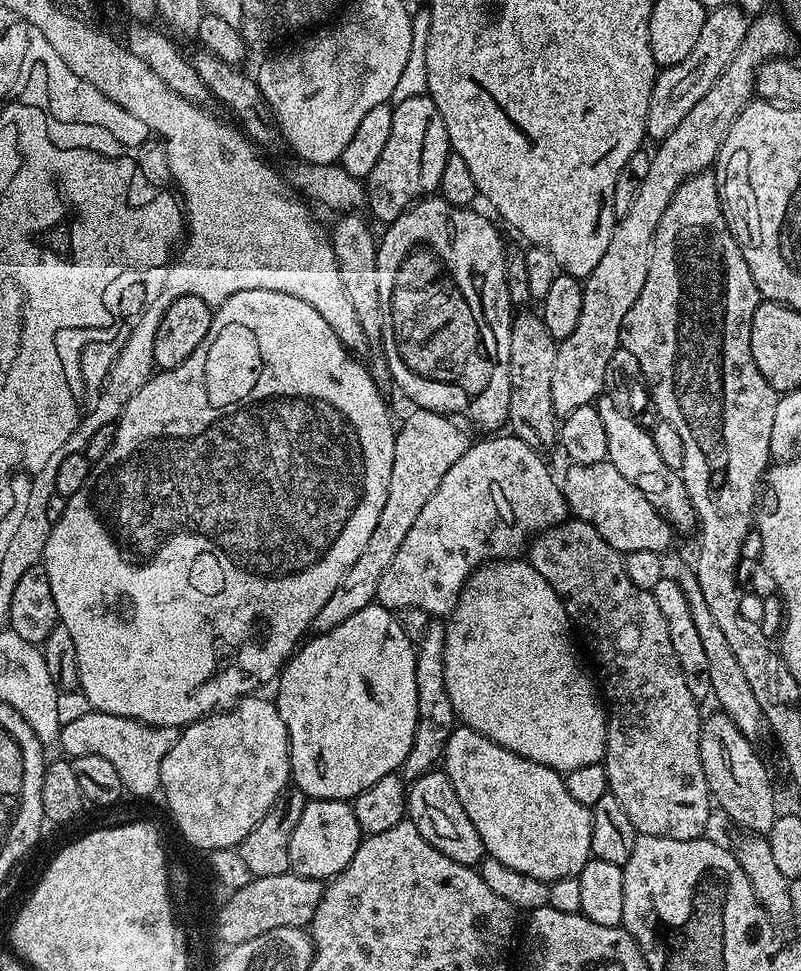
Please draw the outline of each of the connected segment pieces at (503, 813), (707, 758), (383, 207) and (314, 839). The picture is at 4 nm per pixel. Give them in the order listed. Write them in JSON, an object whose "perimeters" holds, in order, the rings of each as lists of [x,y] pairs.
{"perimeters":[[[[463,726],[453,727],[446,742],[442,771],[450,778],[454,794],[458,794],[458,802],[462,802],[462,810],[466,810],[470,822],[474,822],[474,828],[484,843],[485,853],[491,859],[510,866],[510,870],[522,870],[522,874],[530,874],[530,878],[545,882],[567,876],[579,877],[582,866],[586,866],[592,856],[592,810],[570,798],[561,773],[530,758],[522,758],[472,728]]],[[[716,710],[703,717],[700,726],[700,757],[702,770],[706,774],[708,789],[713,797],[718,796],[724,805],[723,811],[731,821],[742,824],[743,829],[756,834],[766,834],[778,815],[776,796],[772,793],[772,780],[768,770],[760,761],[753,741],[723,710]]],[[[425,94],[395,104],[390,139],[366,178],[366,208],[372,211],[371,219],[381,220],[384,226],[393,224],[416,201],[433,195],[442,182],[442,170],[449,154],[446,122],[442,122],[442,114],[438,114],[431,96]]],[[[309,799],[302,810],[302,818],[298,818],[294,834],[290,836],[288,867],[295,875],[327,882],[350,866],[361,839],[358,818],[349,801]]]]}

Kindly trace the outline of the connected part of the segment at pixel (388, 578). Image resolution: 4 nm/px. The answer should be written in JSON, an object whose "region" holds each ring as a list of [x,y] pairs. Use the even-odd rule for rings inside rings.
{"region":[[[492,434],[484,438],[488,440],[480,440],[477,444],[476,441],[469,443],[466,454],[462,454],[462,458],[458,458],[458,462],[454,462],[454,466],[446,470],[442,482],[438,482],[438,490],[434,490],[426,506],[418,510],[418,518],[414,518],[410,534],[402,538],[398,554],[394,554],[390,566],[382,574],[375,603],[389,610],[414,607],[421,608],[432,618],[447,617],[456,607],[456,599],[460,597],[468,577],[485,559],[488,528],[493,528],[496,532],[535,533],[537,530],[552,528],[555,524],[563,524],[569,519],[570,509],[568,499],[564,497],[564,489],[557,477],[556,480],[552,477],[547,462],[535,452],[537,449],[523,435],[500,435],[504,434]]]}

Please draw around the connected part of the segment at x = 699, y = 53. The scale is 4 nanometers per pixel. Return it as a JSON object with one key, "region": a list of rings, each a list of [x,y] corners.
{"region":[[[731,3],[711,9],[702,26],[702,34],[698,34],[698,42],[694,42],[694,50],[690,50],[689,56],[682,58],[678,66],[657,71],[648,111],[647,135],[651,139],[653,136],[653,141],[659,142],[669,136],[678,126],[678,122],[682,122],[682,118],[690,114],[694,102],[702,102],[702,94],[706,94],[706,90],[710,90],[710,86],[718,82],[718,74],[722,74],[730,58],[738,54],[738,46],[742,46],[742,38],[746,38],[749,23],[749,13],[743,8],[733,8]]]}

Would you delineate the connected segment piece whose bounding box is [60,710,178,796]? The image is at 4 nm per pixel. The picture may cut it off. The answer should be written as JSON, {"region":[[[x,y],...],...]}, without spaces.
{"region":[[[87,711],[61,727],[60,740],[63,751],[72,758],[82,756],[85,752],[98,754],[118,770],[118,778],[122,778],[129,793],[133,792],[136,796],[152,796],[156,792],[157,795],[161,791],[162,758],[166,758],[170,746],[174,746],[177,729],[155,728],[152,724],[143,724],[142,721],[129,716]]]}

